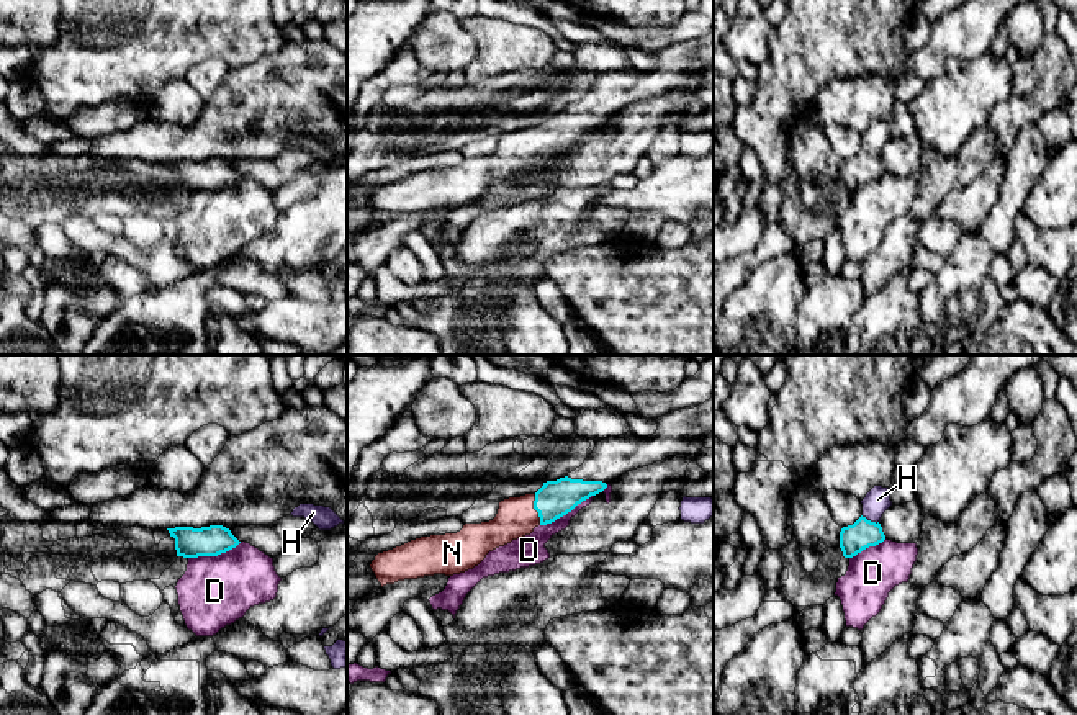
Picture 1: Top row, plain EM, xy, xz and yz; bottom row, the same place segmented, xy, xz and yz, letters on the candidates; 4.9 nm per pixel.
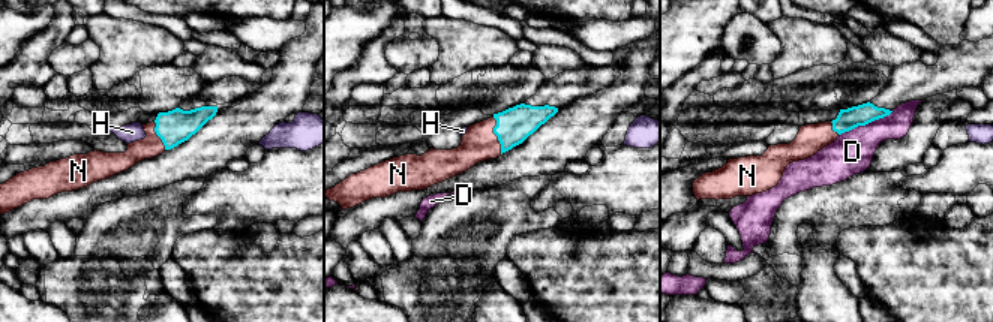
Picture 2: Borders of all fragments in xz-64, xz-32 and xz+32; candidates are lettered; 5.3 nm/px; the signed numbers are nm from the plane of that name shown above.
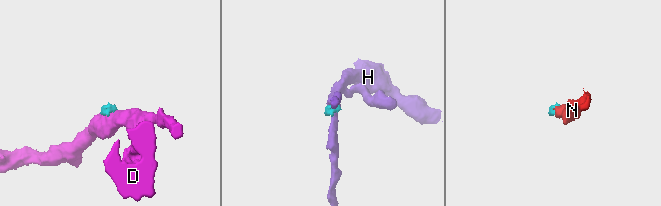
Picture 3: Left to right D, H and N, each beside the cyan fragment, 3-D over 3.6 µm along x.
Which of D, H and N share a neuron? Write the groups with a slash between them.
D / H / N

